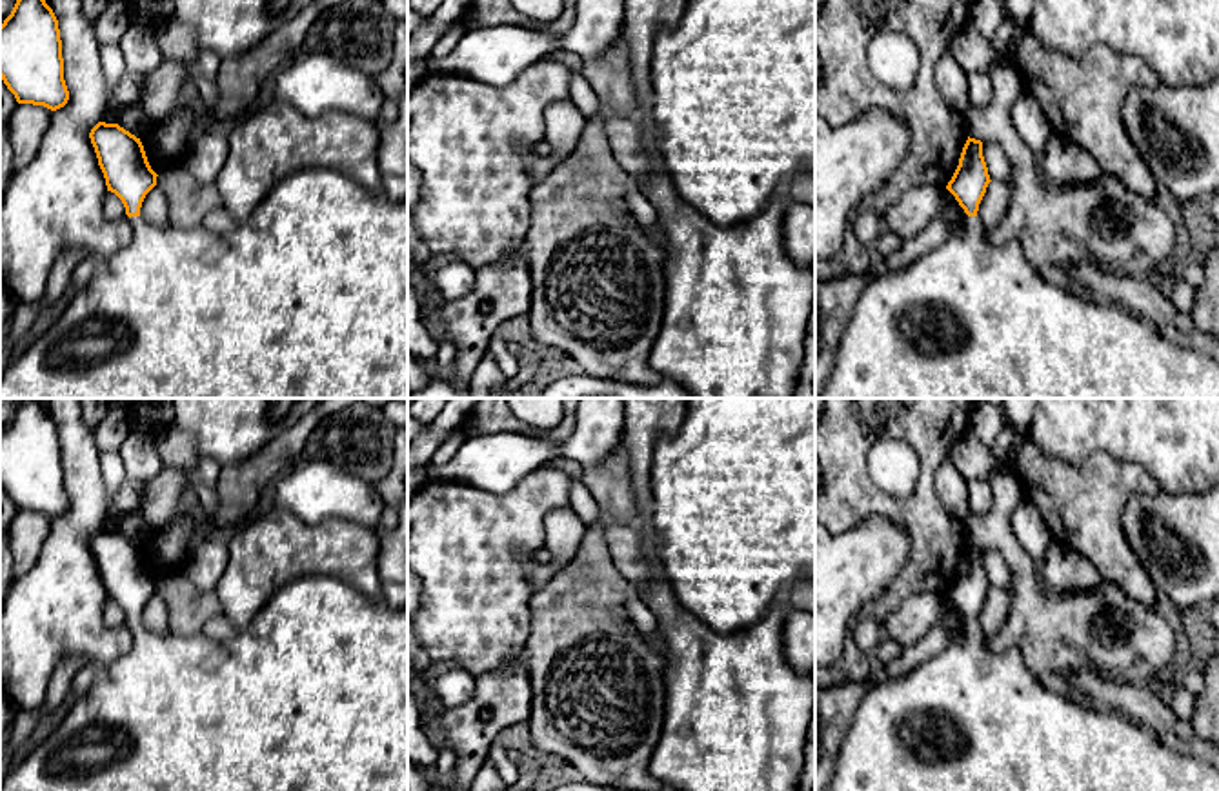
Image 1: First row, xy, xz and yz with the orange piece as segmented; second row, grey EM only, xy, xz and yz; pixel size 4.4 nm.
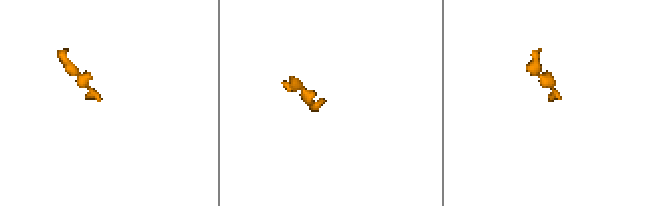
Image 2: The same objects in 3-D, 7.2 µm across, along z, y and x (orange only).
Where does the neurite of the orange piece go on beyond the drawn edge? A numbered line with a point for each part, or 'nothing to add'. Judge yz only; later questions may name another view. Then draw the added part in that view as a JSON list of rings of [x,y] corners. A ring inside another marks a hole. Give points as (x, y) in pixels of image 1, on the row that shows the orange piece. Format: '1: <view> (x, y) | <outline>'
1: yz (970, 319) | [[[968,216],[961,236],[948,238],[912,265],[871,278],[861,291],[851,318],[833,347],[835,364],[819,398],[1219,398],[1217,360],[1197,349],[1168,342],[1150,322],[1121,305],[1070,293],[1046,282],[1024,256],[1019,242],[992,244],[979,216]]]

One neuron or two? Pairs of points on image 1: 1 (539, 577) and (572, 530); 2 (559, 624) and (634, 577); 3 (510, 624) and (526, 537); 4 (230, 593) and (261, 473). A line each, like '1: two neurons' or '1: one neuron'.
1: one neuron
2: two neurons
3: one neuron
4: two neurons

